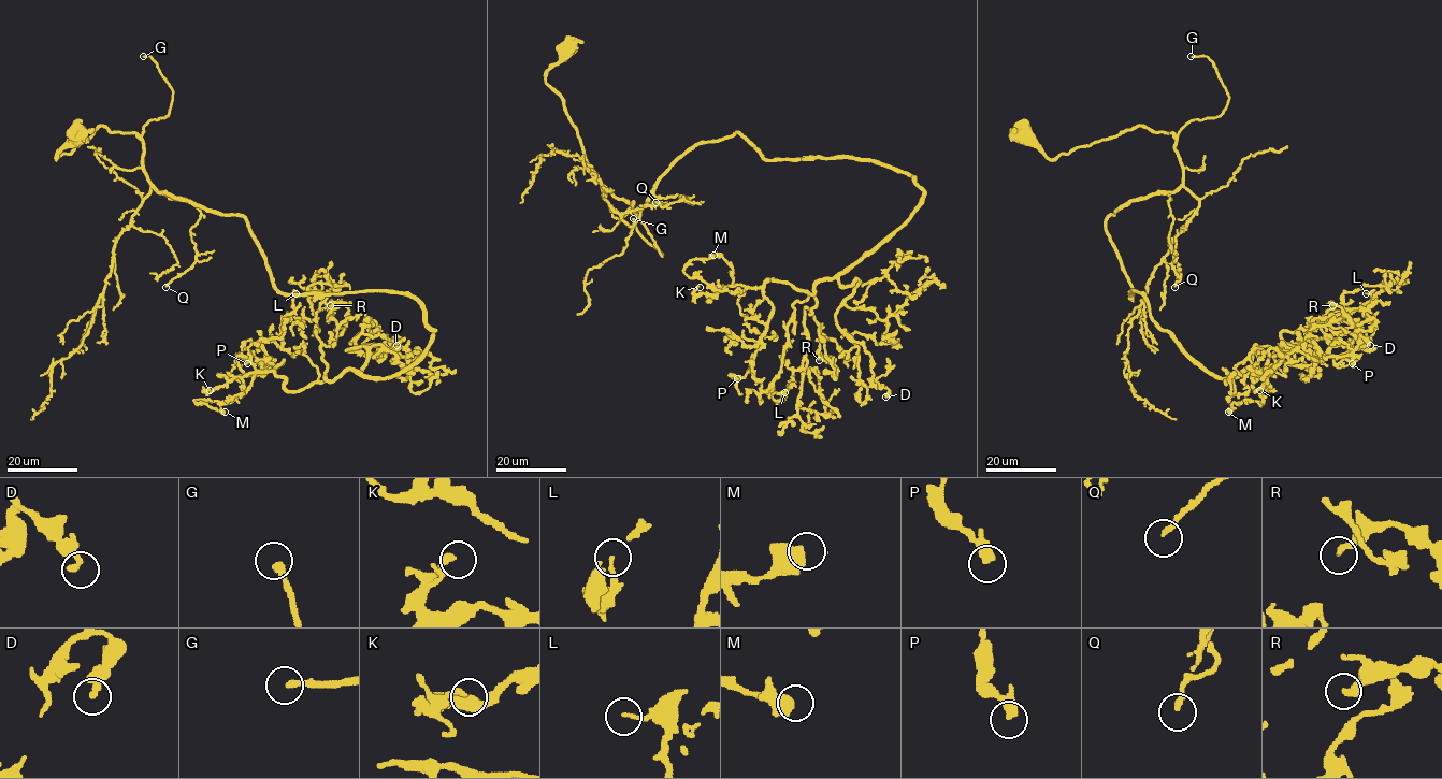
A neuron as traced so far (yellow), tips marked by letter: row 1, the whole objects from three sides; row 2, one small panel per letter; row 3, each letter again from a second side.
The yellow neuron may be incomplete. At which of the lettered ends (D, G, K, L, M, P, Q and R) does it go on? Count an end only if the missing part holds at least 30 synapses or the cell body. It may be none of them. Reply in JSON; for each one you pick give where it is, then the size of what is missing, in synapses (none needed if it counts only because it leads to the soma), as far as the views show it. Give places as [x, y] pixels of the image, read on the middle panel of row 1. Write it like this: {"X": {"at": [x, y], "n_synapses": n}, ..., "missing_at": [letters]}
{"G": {"at": [633, 218], "n_synapses": 60}, "missing_at": ["G"]}

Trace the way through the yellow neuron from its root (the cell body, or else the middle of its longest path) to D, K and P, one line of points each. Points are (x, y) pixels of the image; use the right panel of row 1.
D: (1025, 134), (1056, 159), (1174, 133), (1182, 183), (1106, 231), (1130, 294), (1208, 372), (1370, 345)
K: (1025, 134), (1056, 159), (1174, 133), (1182, 183), (1106, 231), (1150, 317), (1259, 390)
P: (1025, 134), (1056, 159), (1174, 133), (1182, 183), (1106, 231), (1208, 372), (1256, 390), (1350, 341), (1352, 363)

